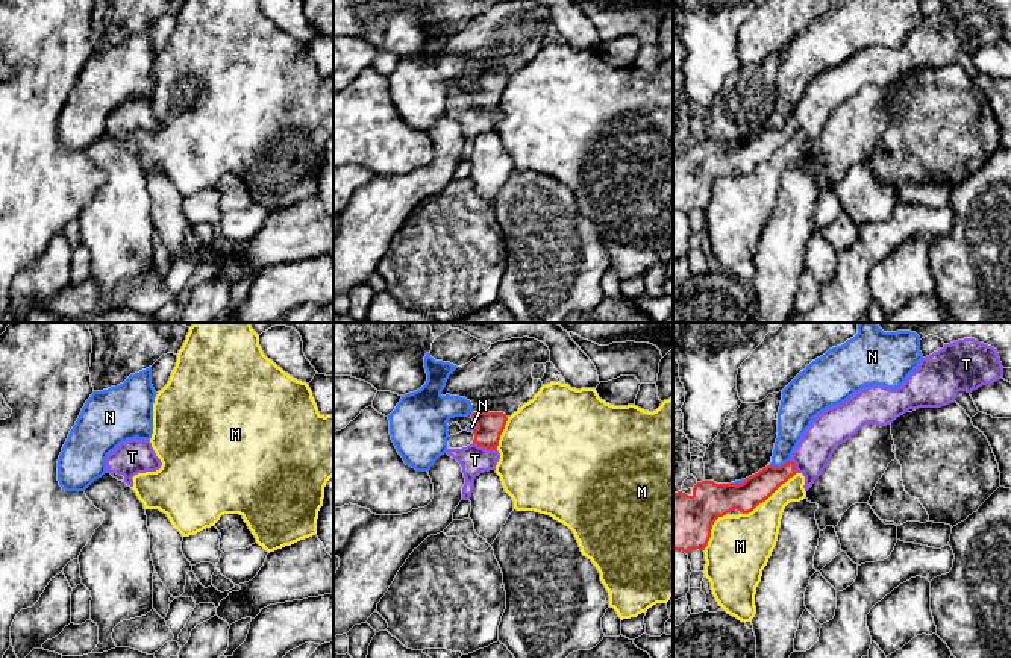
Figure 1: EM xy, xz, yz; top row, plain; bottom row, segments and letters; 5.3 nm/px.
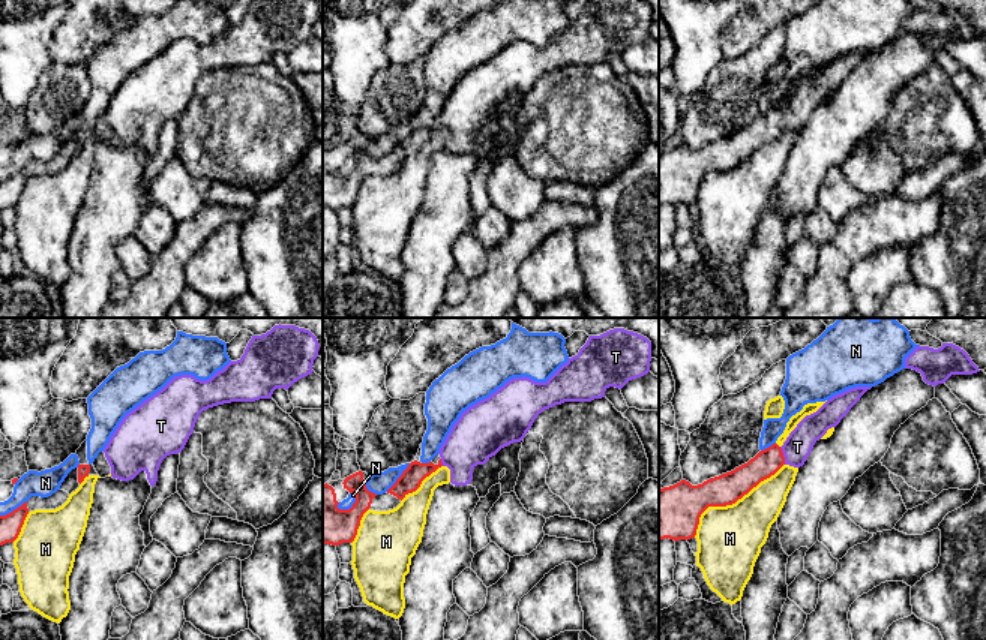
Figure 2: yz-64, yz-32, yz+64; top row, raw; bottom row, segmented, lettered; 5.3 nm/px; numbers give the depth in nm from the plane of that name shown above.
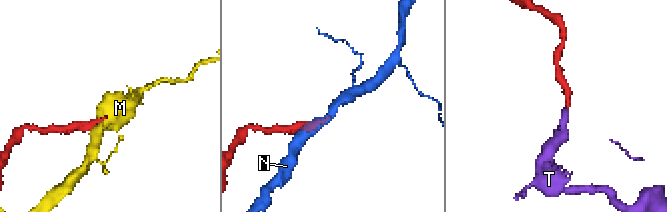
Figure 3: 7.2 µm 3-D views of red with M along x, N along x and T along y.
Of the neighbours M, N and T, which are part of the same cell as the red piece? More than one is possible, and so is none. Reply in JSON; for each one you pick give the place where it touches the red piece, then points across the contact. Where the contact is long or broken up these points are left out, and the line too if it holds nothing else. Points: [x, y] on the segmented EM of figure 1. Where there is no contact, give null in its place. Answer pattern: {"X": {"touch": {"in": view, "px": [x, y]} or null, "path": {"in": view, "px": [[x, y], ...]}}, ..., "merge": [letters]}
{"T": {"touch": {"in": "xz", "px": [485, 448]}, "path": {"in": "xz", "px": [[490, 425], [485, 448], [475, 460]]}}, "merge": ["T"]}

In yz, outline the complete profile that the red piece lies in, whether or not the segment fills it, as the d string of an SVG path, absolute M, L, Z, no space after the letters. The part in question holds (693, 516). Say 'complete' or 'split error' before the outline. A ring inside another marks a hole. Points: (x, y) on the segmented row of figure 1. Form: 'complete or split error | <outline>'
split error | M975 338L944 344L923 358L899 388L870 385L819 414L784 465L770 464L738 485L702 481L691 496L673 493L673 550L705 550L718 517L735 509L752 512L796 473L805 476L808 491L834 450L864 425L882 428L909 409L946 406L955 402L958 391L972 393L1002 378L1003 367L994 347Z

